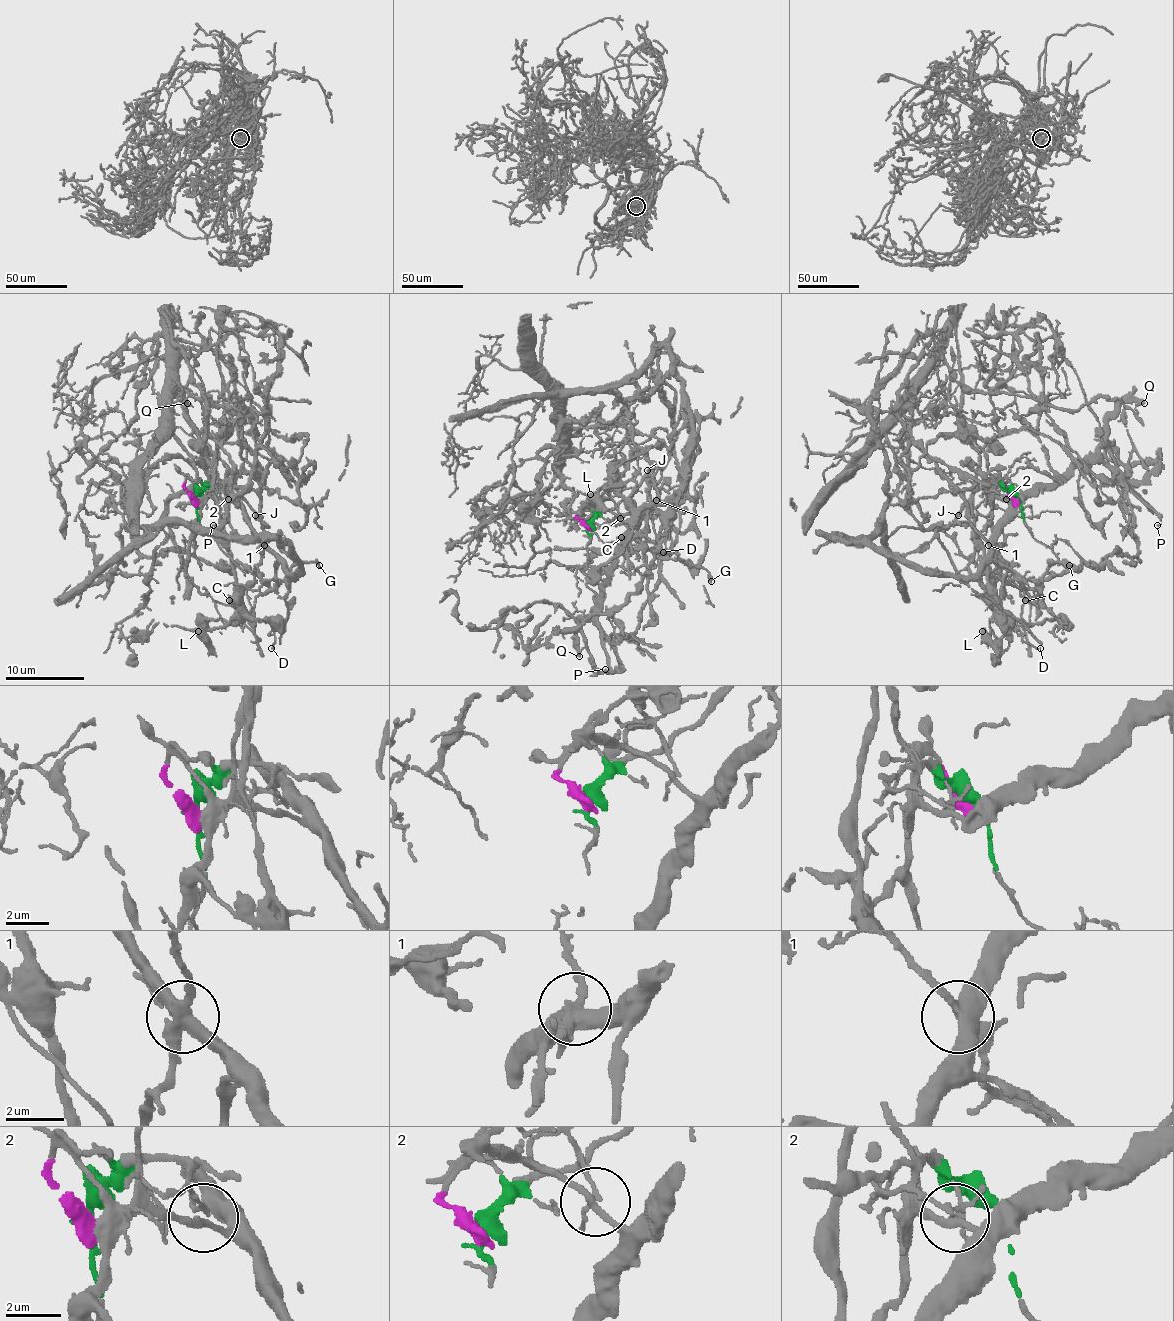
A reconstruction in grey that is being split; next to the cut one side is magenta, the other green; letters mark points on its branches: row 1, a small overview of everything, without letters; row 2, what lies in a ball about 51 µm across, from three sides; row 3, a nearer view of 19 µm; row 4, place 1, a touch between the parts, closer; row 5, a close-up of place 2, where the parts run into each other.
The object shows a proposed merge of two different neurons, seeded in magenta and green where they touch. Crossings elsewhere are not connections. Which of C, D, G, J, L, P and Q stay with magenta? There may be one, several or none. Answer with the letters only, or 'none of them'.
G, P, Q

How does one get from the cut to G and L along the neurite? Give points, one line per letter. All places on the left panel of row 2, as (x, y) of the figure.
G: (195, 499), (187, 479), (201, 493), (238, 506), (278, 560), (270, 585), (293, 565), (319, 565)
L: (195, 499), (221, 483), (213, 495), (240, 609), (223, 626), (205, 628), (199, 634), (205, 640), (197, 630)

